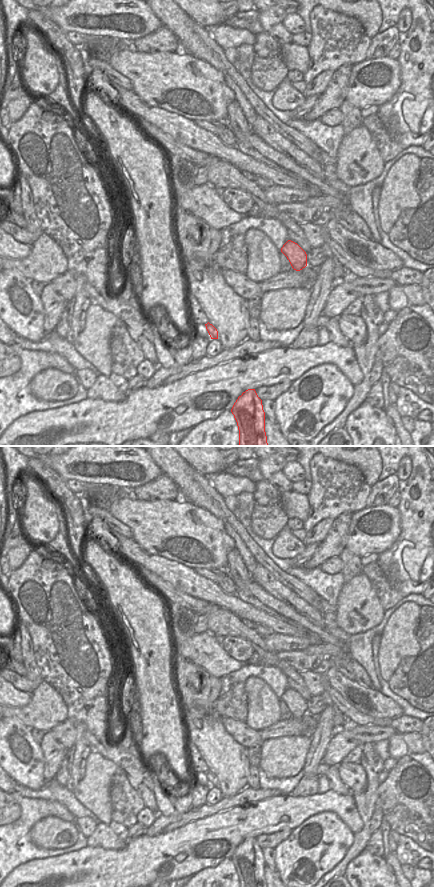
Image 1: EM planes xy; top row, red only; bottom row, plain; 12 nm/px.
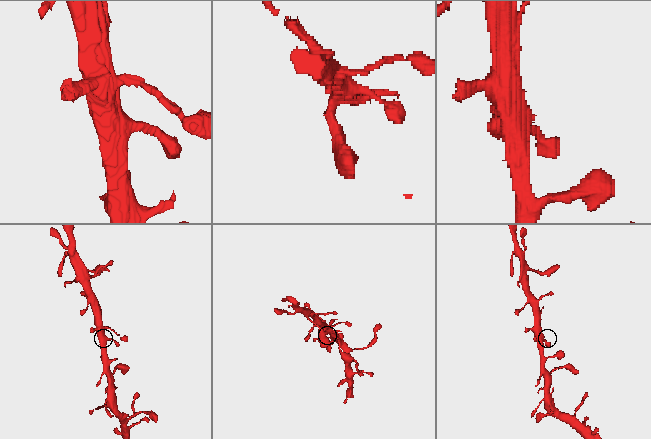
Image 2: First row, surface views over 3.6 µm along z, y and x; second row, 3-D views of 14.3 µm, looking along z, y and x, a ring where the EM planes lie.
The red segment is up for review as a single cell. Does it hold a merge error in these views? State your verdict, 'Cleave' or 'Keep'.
Keep.

